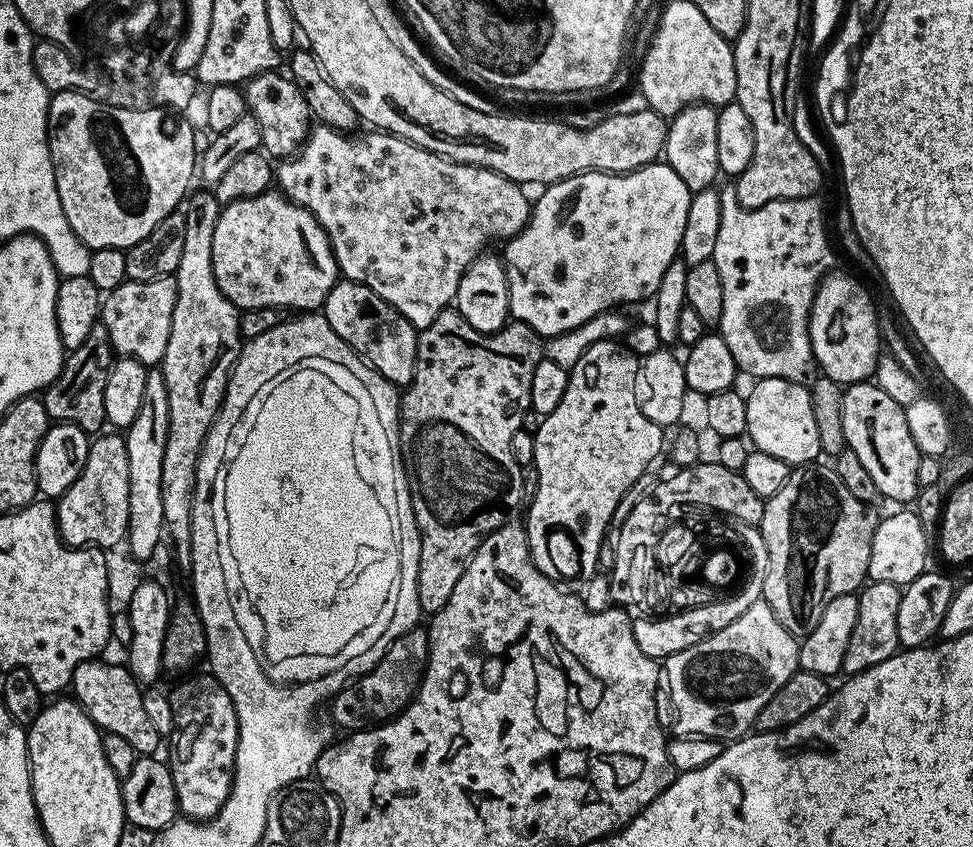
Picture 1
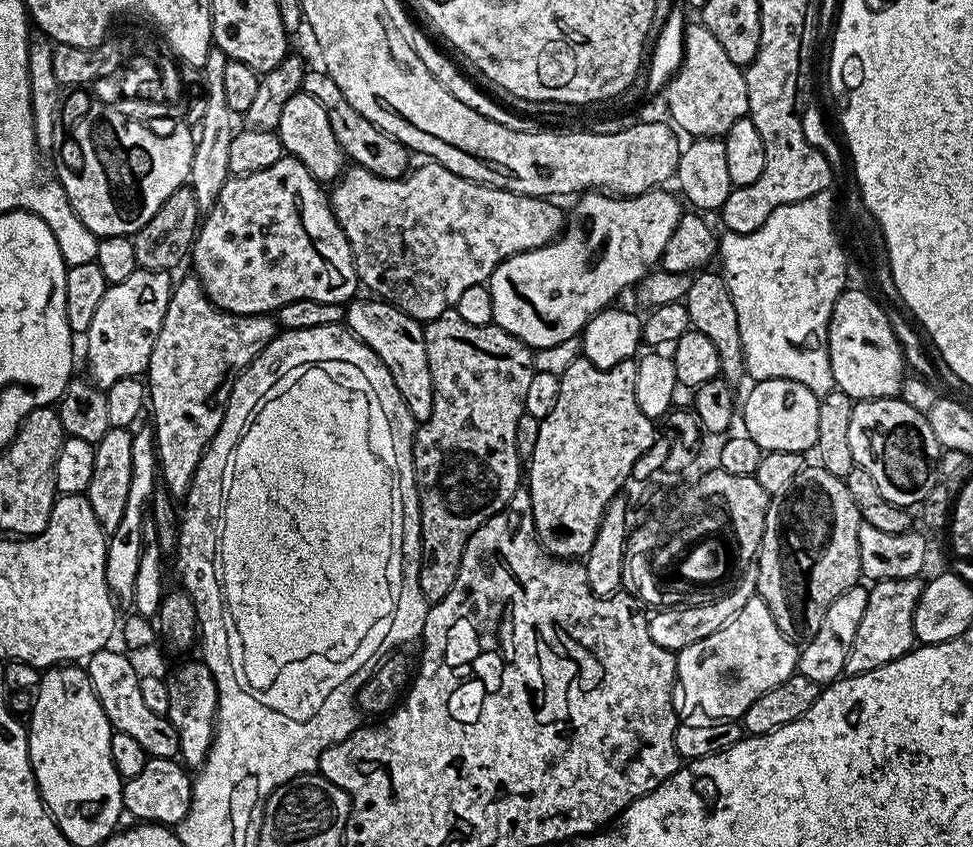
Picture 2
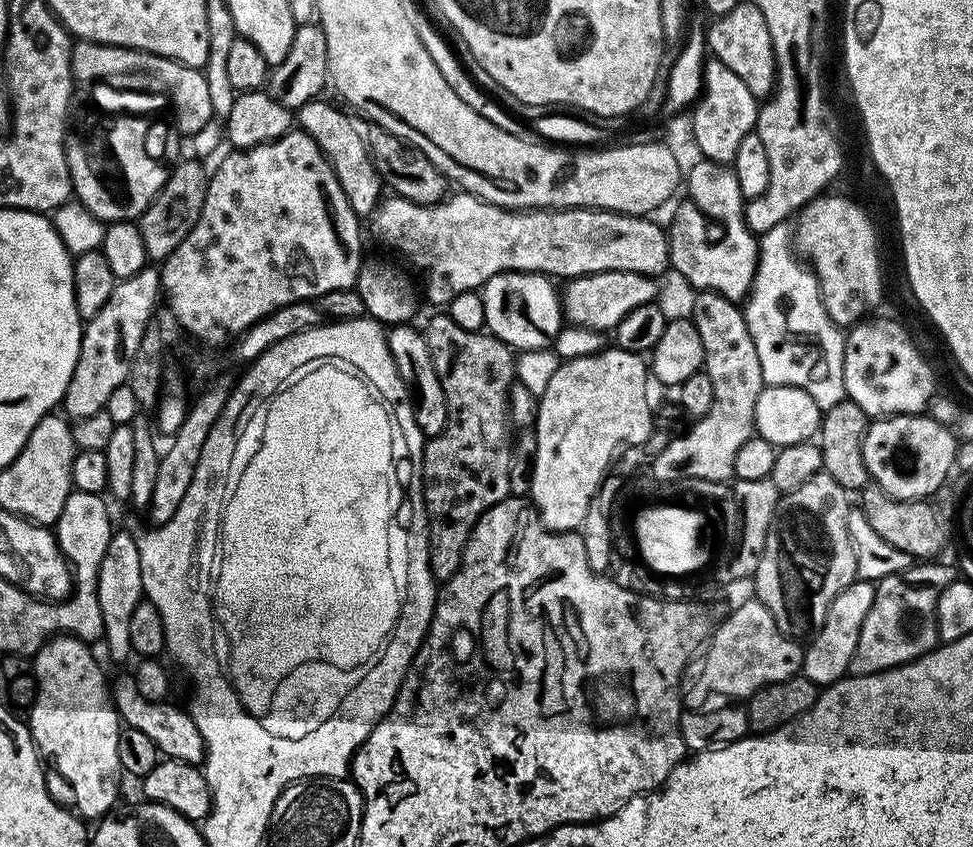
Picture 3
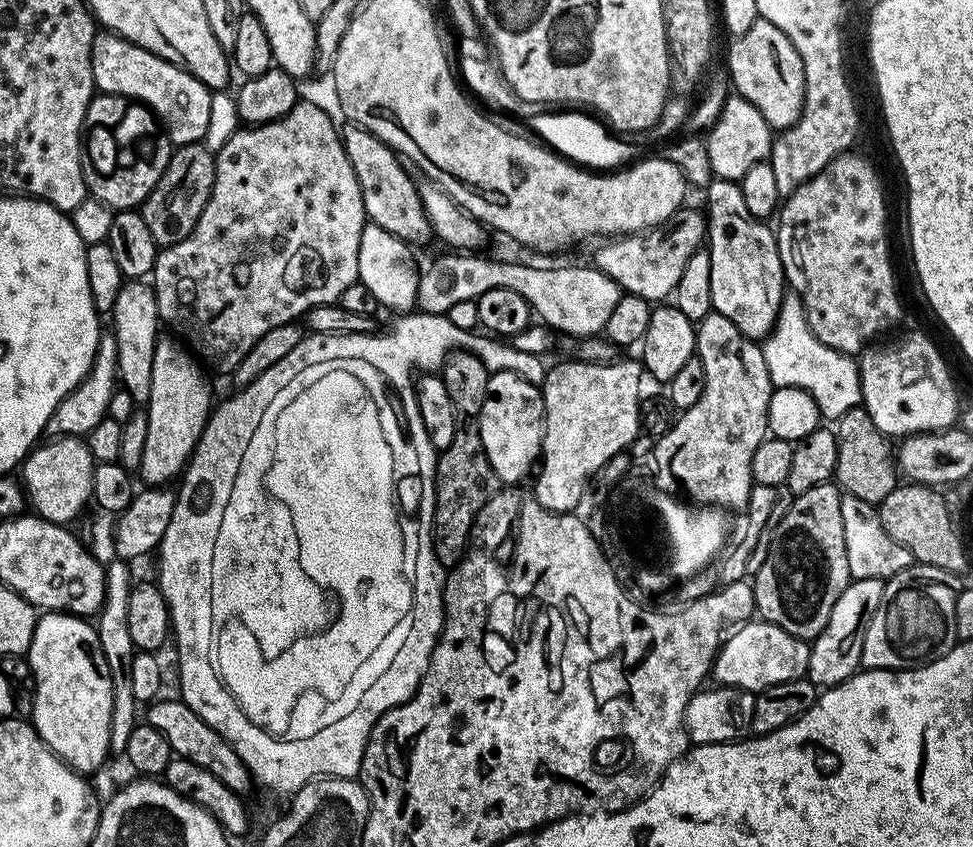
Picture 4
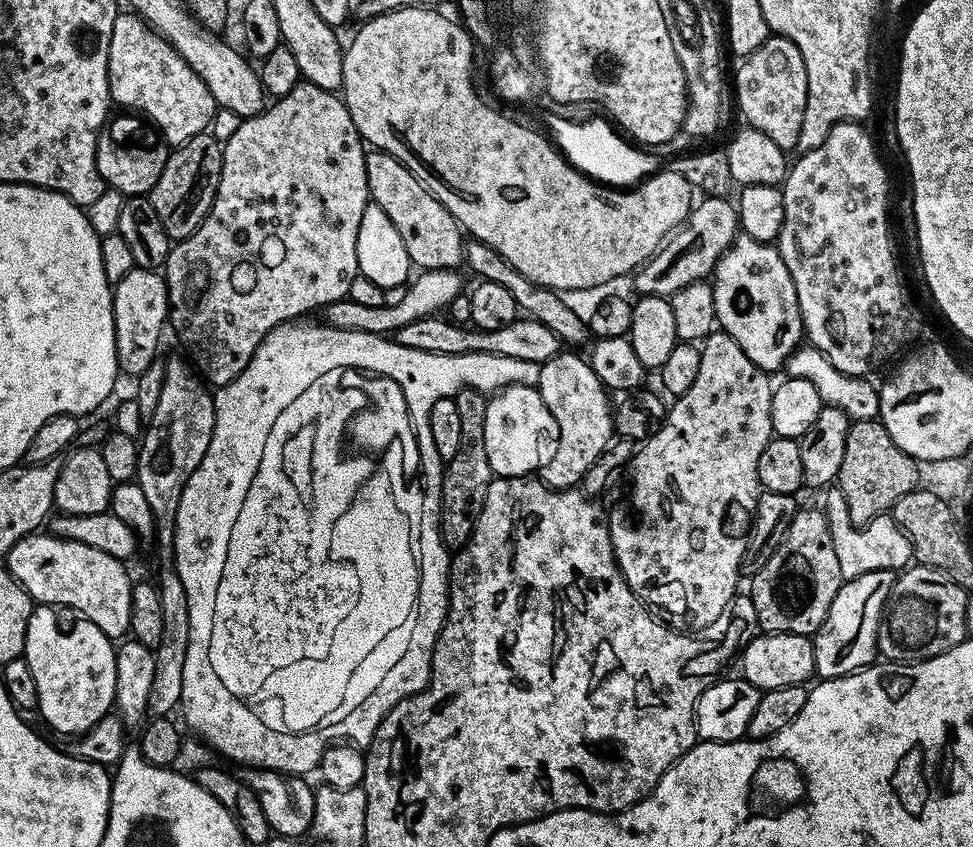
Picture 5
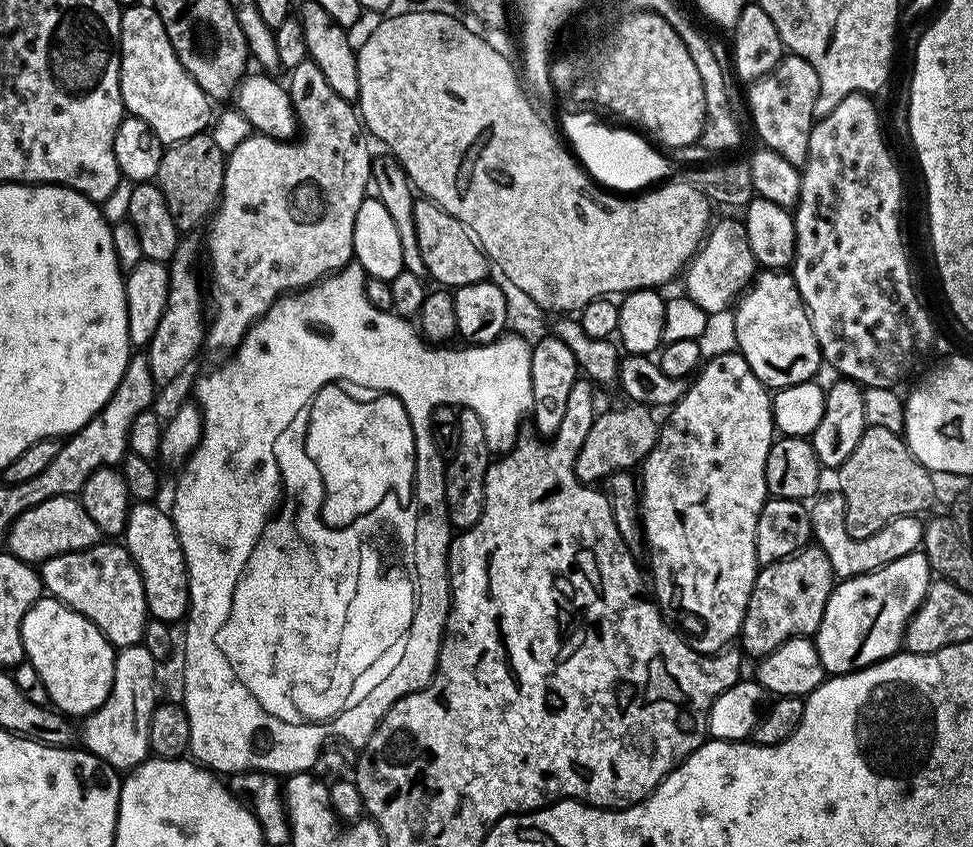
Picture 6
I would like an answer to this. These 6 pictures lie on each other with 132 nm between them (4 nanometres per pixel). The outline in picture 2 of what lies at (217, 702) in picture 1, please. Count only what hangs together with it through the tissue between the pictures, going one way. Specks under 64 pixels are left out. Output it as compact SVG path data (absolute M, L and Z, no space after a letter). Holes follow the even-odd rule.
M202 660L178 667L171 675L167 675L166 682L169 691L167 717L179 736L181 761L190 768L201 767L208 756L212 735L215 732L217 684L210 674L209 667Z

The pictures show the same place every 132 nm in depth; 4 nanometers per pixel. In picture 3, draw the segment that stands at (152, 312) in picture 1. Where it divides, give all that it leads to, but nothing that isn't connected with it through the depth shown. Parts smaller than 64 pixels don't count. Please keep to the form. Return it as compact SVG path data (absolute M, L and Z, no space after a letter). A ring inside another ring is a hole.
M145 266L141 272L134 274L134 278L116 283L114 294L110 294L106 306L102 306L102 310L98 310L98 314L94 314L94 318L83 325L78 362L62 401L65 417L78 421L104 411L106 398L110 398L110 394L114 394L114 390L118 390L118 386L125 384L128 379L128 371L138 344L142 341L147 320L155 311L161 296L160 273L152 266Z

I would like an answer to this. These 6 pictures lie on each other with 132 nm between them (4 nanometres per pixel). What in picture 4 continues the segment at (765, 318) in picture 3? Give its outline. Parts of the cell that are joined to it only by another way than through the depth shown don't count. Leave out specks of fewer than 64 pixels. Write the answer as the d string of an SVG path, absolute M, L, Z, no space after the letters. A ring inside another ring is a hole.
M794 294L785 295L780 303L776 327L762 341L766 370L776 388L801 388L814 398L821 417L835 422L846 410L861 407L864 395L860 370L851 355L826 346L810 330L802 302Z

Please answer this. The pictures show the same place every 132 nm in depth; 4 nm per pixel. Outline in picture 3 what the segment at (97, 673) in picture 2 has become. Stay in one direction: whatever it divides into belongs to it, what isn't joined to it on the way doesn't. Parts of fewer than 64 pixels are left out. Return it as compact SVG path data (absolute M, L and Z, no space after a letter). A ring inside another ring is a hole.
M135 675L120 676L110 688L110 699L116 705L116 713L127 727L142 730L158 746L161 757L169 760L181 760L187 764L203 765L204 739L198 734L198 726L194 726L191 711L175 708L172 702L147 700L138 694Z

